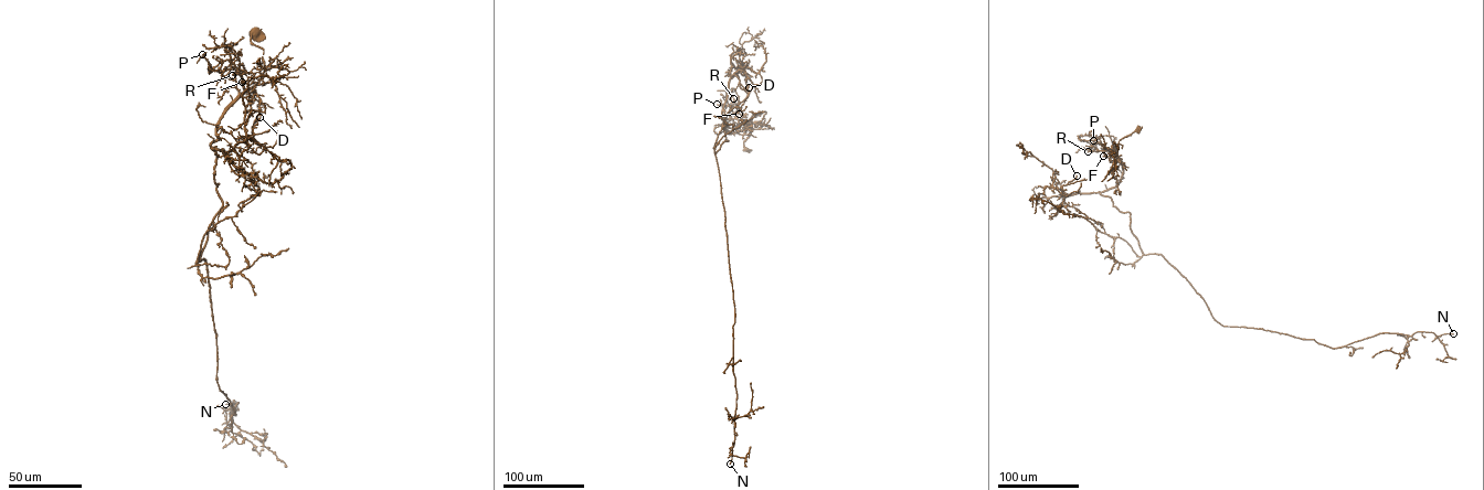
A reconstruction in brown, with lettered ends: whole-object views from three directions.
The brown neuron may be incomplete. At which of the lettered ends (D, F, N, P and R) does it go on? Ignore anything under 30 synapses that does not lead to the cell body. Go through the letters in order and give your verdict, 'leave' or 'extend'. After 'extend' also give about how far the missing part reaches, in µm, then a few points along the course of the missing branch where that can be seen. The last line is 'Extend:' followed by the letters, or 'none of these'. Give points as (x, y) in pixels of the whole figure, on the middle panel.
D: leave
F: leave
N: extend | 180 µm
P: leave
R: leave
Extend: N

